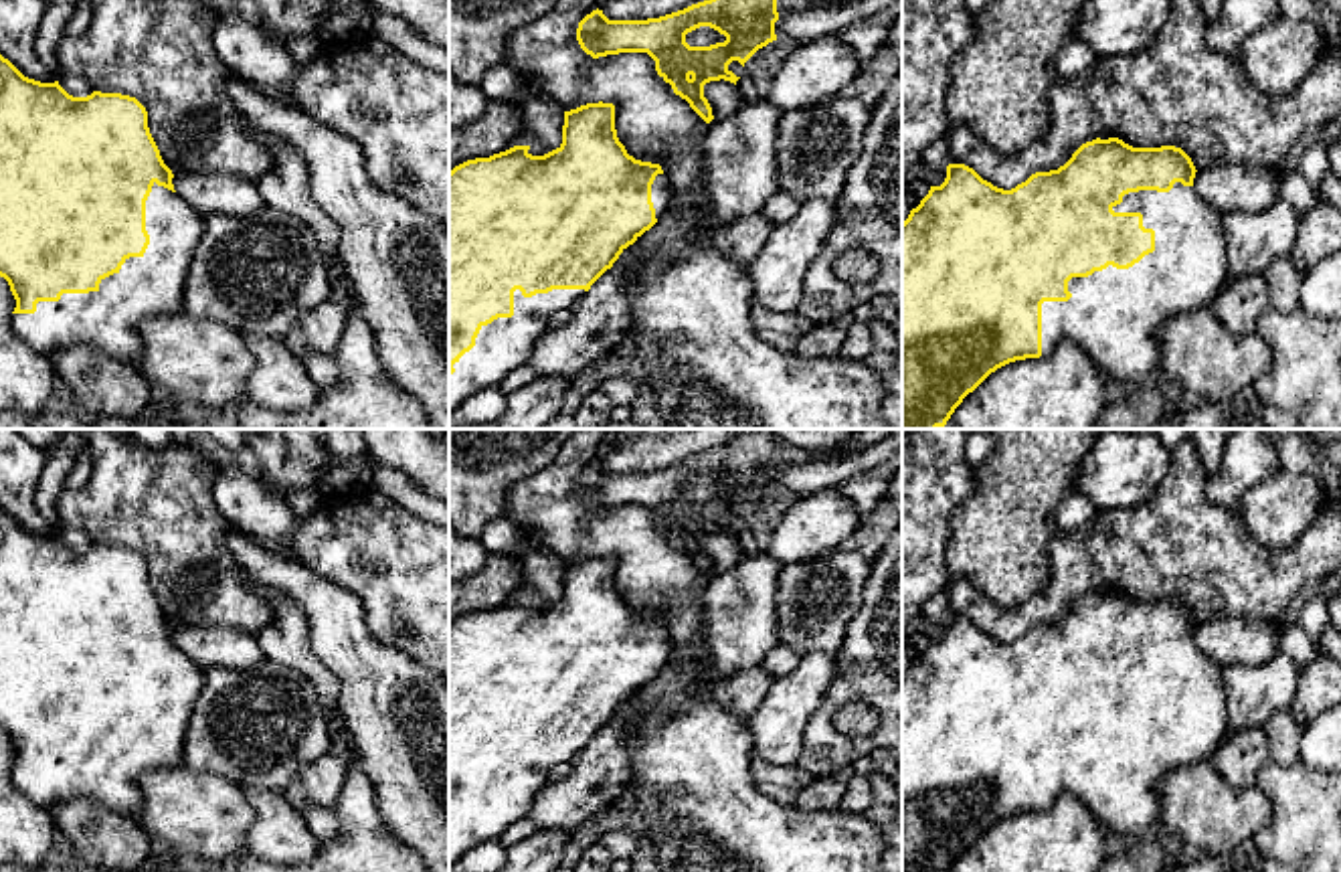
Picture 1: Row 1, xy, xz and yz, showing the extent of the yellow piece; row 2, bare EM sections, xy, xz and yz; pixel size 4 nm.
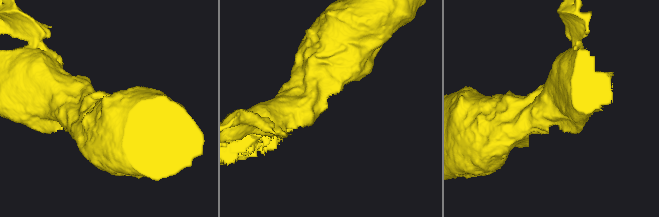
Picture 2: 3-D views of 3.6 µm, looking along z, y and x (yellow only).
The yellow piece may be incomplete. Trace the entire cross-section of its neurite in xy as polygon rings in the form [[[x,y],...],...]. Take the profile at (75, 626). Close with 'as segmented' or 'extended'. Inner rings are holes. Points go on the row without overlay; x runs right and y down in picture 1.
[[[0,508],[0,730],[16,753],[10,779],[22,795],[44,809],[89,797],[138,817],[140,777],[184,765],[186,728],[204,684],[204,668],[176,647],[172,631],[136,550],[101,544],[73,550],[59,534],[24,530]]] | extended

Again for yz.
[[[1119,591],[1086,595],[1058,623],[1036,625],[1011,643],[993,639],[965,617],[949,617],[945,635],[930,639],[902,676],[902,872],[951,872],[963,852],[991,825],[1015,813],[1050,809],[1062,795],[1074,795],[1106,830],[1131,840],[1159,825],[1157,783],[1183,765],[1212,763],[1228,732],[1222,668],[1193,643],[1195,625],[1181,601],[1133,601]]] | extended

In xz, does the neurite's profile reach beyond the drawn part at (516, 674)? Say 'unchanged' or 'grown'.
grown

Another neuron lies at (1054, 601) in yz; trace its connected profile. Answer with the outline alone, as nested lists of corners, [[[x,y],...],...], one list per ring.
[[[1181,441],[1171,449],[1161,486],[1137,510],[1100,510],[1088,524],[1052,536],[1050,579],[1036,597],[1009,609],[971,581],[949,577],[943,589],[949,617],[965,617],[993,639],[1011,643],[1036,625],[1058,623],[1086,595],[1119,591],[1133,601],[1181,601],[1197,625],[1228,617],[1282,623],[1307,593],[1325,587],[1341,569],[1341,512],[1323,502],[1299,540],[1288,548],[1268,548],[1250,536],[1238,514],[1208,498],[1208,479],[1195,443]]]

